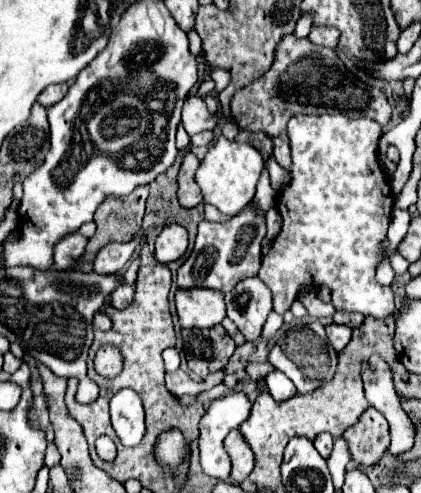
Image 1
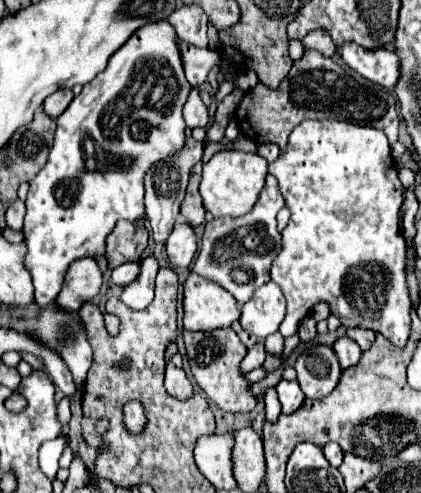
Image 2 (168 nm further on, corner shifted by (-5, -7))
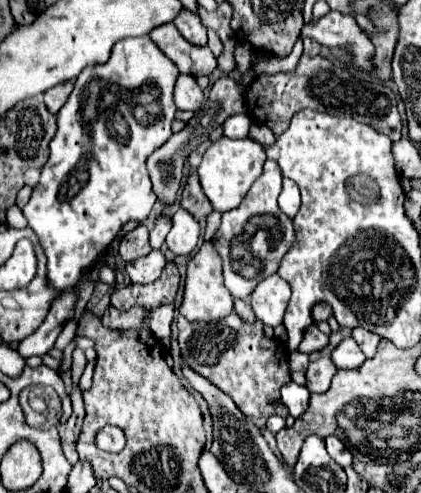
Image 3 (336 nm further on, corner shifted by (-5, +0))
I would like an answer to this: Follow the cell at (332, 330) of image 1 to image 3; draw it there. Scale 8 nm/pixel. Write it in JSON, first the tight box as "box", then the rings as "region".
{"box":[331,337,367,369],"region":[[[353,337],[349,339],[343,339],[331,353],[331,359],[333,363],[337,365],[337,369],[357,369],[363,365],[363,361],[367,359],[363,355],[363,351],[355,345]]]}

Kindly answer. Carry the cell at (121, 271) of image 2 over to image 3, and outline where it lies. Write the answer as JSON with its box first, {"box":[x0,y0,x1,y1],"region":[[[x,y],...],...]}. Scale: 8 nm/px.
{"box":[125,249,167,283],"region":[[[155,249],[147,257],[141,257],[135,263],[129,263],[125,267],[125,271],[127,271],[131,283],[151,283],[161,275],[165,265],[167,265],[165,255],[161,253],[161,249]]]}

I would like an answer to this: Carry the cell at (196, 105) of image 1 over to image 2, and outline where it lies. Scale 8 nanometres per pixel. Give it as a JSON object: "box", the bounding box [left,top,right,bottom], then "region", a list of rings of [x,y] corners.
{"box":[183,88,209,128],"region":[[[193,88],[189,98],[187,98],[187,104],[183,108],[183,118],[185,118],[185,124],[187,128],[205,128],[209,124],[209,114],[207,114],[207,106],[201,102],[199,98],[199,90]]]}

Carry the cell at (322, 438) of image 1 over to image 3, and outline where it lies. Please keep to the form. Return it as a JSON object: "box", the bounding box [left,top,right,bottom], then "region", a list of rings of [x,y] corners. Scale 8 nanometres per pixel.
{"box":[325,437,353,467],"region":[[[327,437],[325,443],[327,443],[327,451],[329,451],[329,455],[331,455],[341,467],[349,467],[349,465],[351,465],[353,457],[351,457],[349,449],[347,449],[337,437]]]}

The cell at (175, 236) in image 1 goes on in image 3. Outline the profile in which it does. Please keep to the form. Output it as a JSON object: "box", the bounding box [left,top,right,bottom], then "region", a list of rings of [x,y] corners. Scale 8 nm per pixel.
{"box":[165,209,201,255],"region":[[[179,209],[171,221],[173,221],[173,227],[165,239],[167,247],[175,255],[189,255],[195,249],[199,233],[201,233],[199,223],[185,209]]]}

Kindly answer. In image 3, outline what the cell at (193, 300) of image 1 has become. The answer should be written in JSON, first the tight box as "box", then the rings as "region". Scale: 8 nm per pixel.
{"box":[179,241,233,321],"region":[[[205,241],[195,257],[187,265],[187,283],[183,301],[179,307],[179,313],[187,317],[189,321],[217,321],[233,311],[233,297],[229,289],[223,285],[223,273],[221,273],[221,257],[213,249],[209,241]]]}

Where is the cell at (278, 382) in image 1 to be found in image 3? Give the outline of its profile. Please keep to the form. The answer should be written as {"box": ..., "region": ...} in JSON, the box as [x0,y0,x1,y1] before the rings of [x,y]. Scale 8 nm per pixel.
{"box":[281,381,309,417],"region":[[[291,381],[281,389],[281,401],[287,405],[287,409],[293,417],[301,417],[305,413],[305,409],[309,407],[309,391],[307,391],[307,387]]]}

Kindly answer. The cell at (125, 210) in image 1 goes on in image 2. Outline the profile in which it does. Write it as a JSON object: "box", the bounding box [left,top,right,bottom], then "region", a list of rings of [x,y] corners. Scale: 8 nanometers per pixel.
{"box":[107,222,147,272],"region":[[[119,222],[107,240],[107,270],[111,272],[125,262],[137,262],[147,248],[147,238],[147,228],[137,228],[135,222]]]}

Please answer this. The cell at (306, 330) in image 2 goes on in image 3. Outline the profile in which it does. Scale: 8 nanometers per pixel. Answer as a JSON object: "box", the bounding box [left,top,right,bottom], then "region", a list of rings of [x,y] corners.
{"box":[299,325,329,353],"region":[[[311,325],[311,327],[305,331],[305,337],[303,337],[301,345],[299,345],[299,351],[303,351],[303,353],[321,351],[321,349],[327,347],[327,343],[329,343],[329,337],[323,335],[315,325]]]}

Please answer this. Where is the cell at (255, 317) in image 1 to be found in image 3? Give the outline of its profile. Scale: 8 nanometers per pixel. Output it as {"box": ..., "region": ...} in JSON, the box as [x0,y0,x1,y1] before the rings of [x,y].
{"box":[251,275,291,327],"region":[[[271,275],[255,287],[251,295],[251,307],[257,319],[261,319],[269,327],[277,327],[283,323],[283,313],[289,297],[291,297],[289,283],[279,275]]]}

